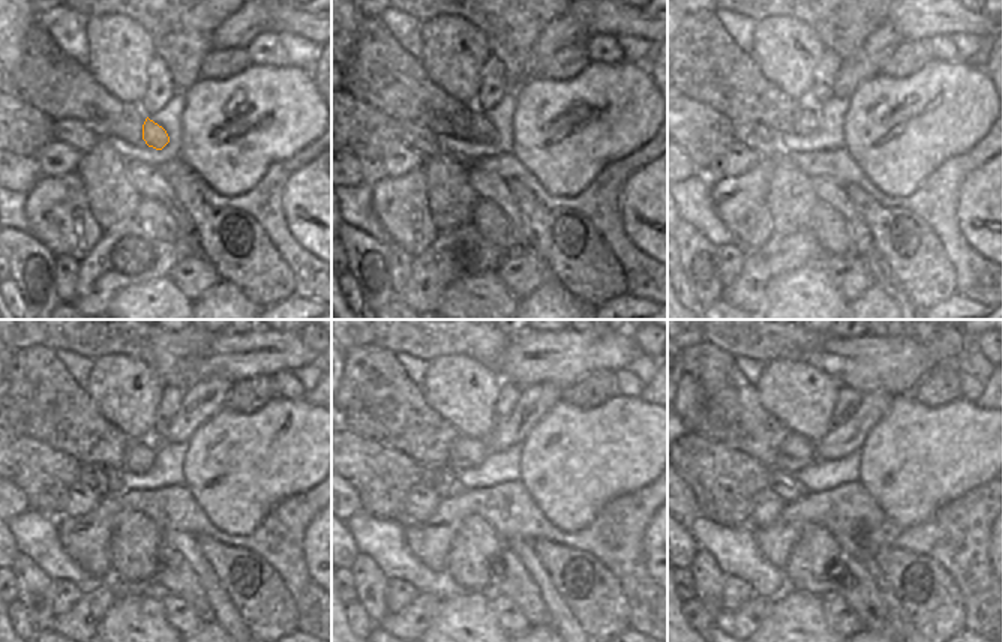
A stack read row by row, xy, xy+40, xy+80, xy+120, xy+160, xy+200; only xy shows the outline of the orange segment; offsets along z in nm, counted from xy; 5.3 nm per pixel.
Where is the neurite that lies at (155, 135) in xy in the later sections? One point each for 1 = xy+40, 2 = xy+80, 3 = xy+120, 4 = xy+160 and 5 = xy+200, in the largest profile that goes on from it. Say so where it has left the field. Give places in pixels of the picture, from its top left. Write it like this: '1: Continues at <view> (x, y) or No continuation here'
1: Continues at xy+40 (483, 132)
2: Continues at xy+80 (807, 122)
3: Continues at xy+120 (140, 455)
4: Continues at xy+160 (465, 453)
5: Continues at xy+200 (795, 452).

